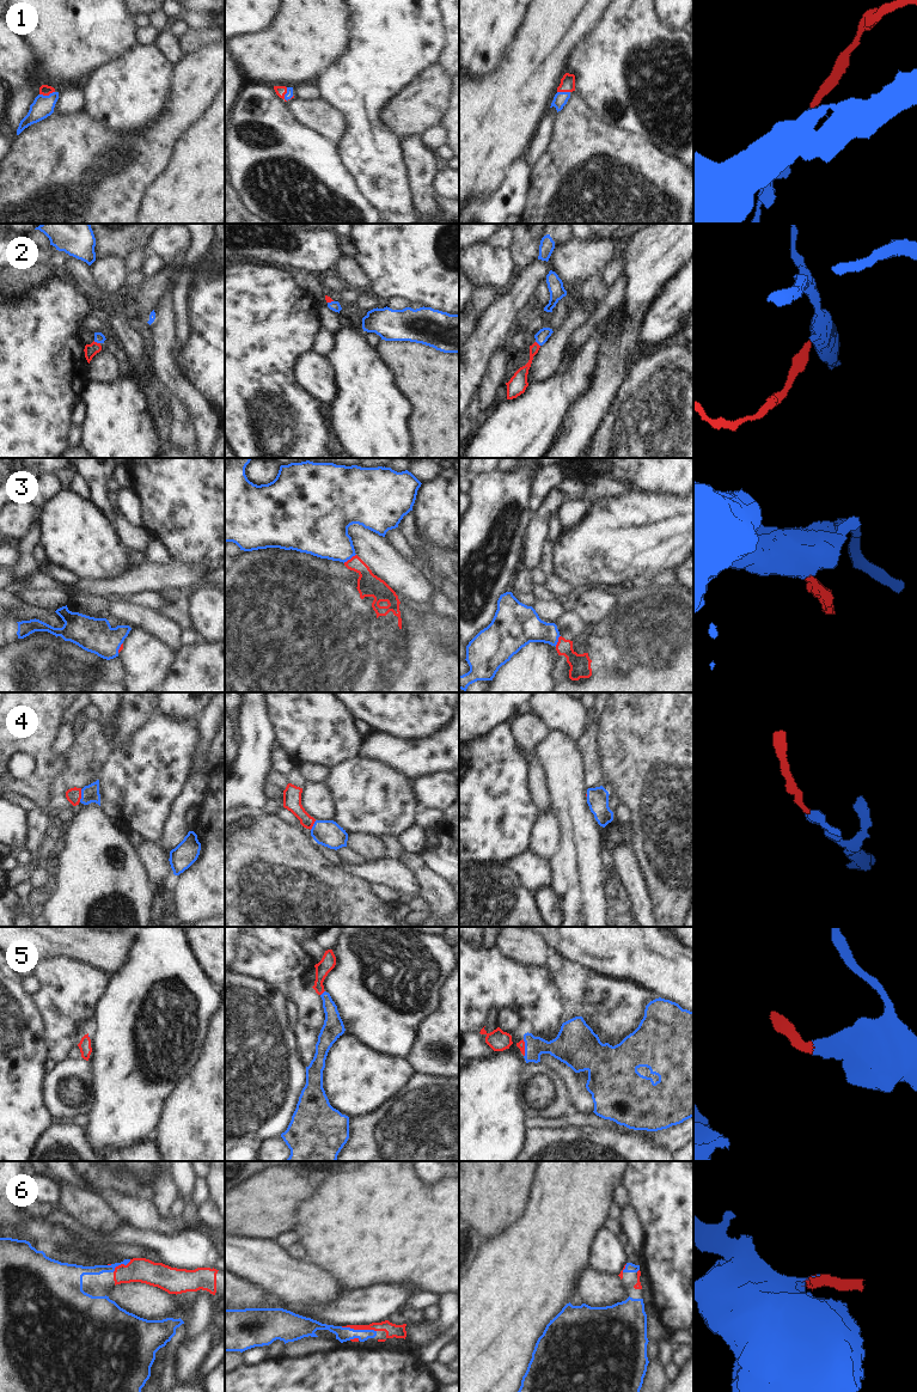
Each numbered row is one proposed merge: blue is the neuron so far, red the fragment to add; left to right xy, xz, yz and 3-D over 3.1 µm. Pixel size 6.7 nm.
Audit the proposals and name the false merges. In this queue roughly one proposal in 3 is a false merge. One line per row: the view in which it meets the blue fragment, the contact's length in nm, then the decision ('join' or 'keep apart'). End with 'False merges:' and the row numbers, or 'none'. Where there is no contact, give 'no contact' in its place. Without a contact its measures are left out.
1: contact in xy; length 110 nm; join
2: contact in xy; length 50 nm; join
3: contact in xz; length 110 nm; keep apart
4: contact in xy; length 90 nm; join
5: contact in xz; length 50 nm; join
6: contact in xz; length 240 nm; join
False merges: 3

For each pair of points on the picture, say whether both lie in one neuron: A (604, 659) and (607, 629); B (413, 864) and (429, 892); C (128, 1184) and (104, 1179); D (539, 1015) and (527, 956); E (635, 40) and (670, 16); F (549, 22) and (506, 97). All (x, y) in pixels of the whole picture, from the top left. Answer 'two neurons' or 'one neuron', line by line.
A: one neuron
B: one neuron
C: one neuron
D: two neurons
E: two neurons
F: one neuron

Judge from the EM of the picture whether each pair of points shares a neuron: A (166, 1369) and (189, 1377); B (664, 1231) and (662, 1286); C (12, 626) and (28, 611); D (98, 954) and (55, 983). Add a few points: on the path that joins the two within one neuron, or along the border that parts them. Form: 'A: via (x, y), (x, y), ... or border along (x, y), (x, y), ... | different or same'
A: border along (179, 1345), (175, 1355), (176, 1379) | different
B: via (664, 1244), (662, 1273) | same
C: border along (12, 618), (16, 622) | different
D: border along (57, 956), (74, 958), (95, 965), (109, 976) | different

